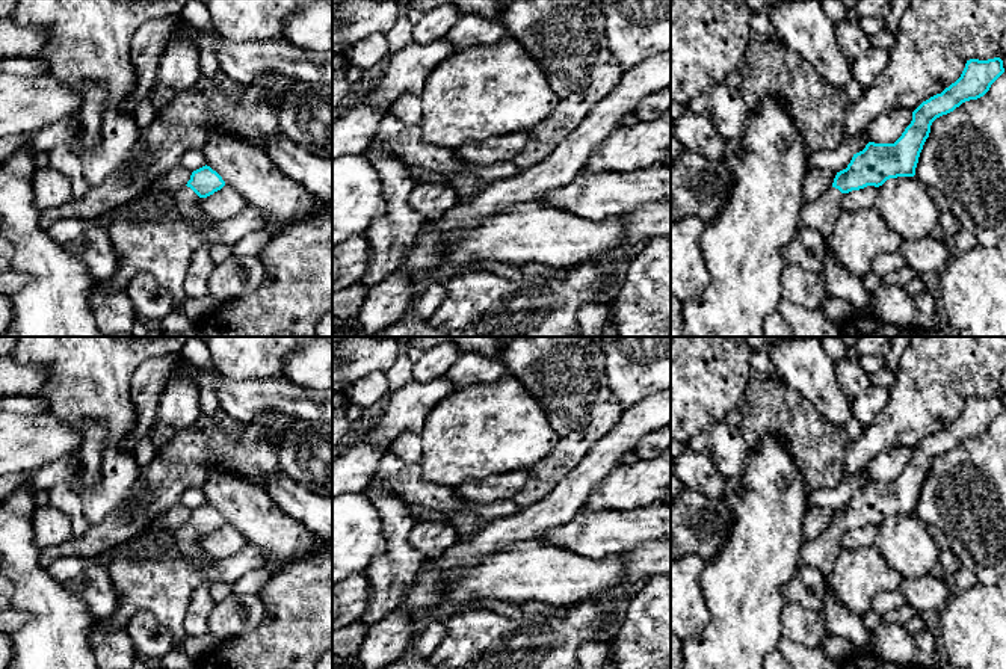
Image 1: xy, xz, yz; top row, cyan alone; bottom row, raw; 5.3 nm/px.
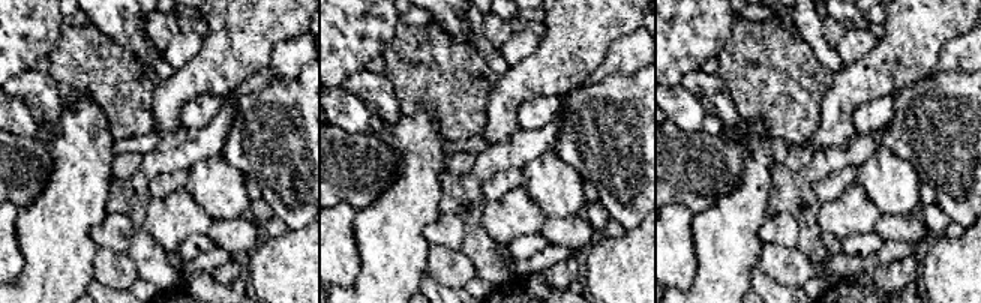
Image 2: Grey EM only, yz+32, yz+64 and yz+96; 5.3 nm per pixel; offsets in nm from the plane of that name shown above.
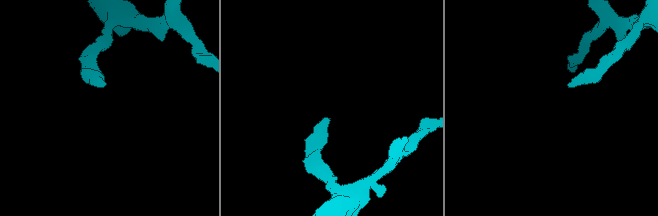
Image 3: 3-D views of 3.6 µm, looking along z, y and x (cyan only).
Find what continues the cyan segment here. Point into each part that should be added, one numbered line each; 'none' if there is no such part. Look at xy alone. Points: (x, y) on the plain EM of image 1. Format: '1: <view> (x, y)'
1: xy (188, 539)

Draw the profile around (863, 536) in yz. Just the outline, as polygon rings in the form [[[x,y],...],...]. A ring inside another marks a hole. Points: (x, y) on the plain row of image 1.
[[[867,524],[859,529],[844,532],[840,538],[840,547],[843,550],[855,550],[861,547],[875,545],[878,536],[878,526]]]

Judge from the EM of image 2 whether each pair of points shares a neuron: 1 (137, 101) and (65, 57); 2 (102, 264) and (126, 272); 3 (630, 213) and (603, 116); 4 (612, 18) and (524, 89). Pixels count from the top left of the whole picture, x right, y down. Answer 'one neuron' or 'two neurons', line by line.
1: one neuron
2: one neuron
3: one neuron
4: one neuron

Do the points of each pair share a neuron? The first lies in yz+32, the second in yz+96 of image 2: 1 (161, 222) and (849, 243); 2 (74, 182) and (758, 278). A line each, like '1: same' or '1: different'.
1: different
2: different

